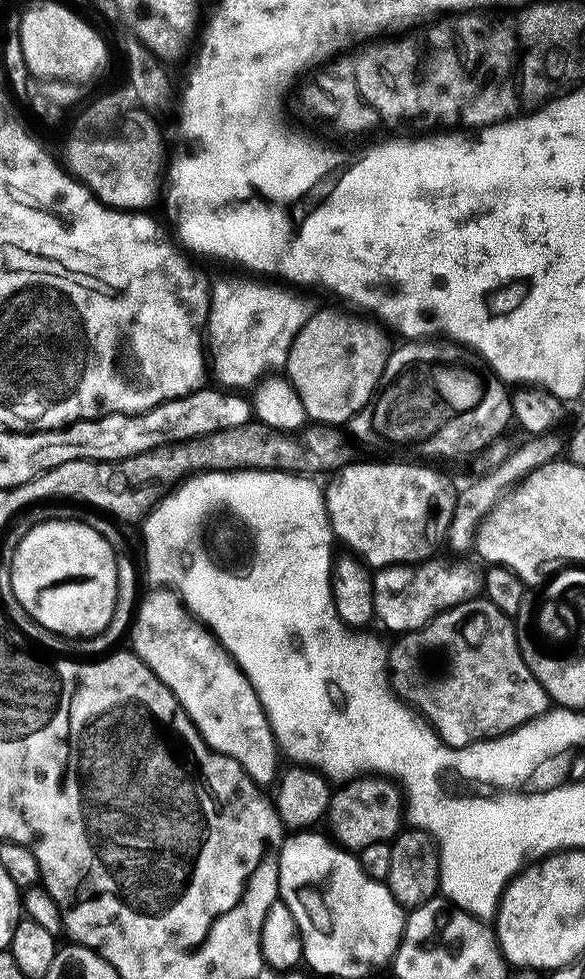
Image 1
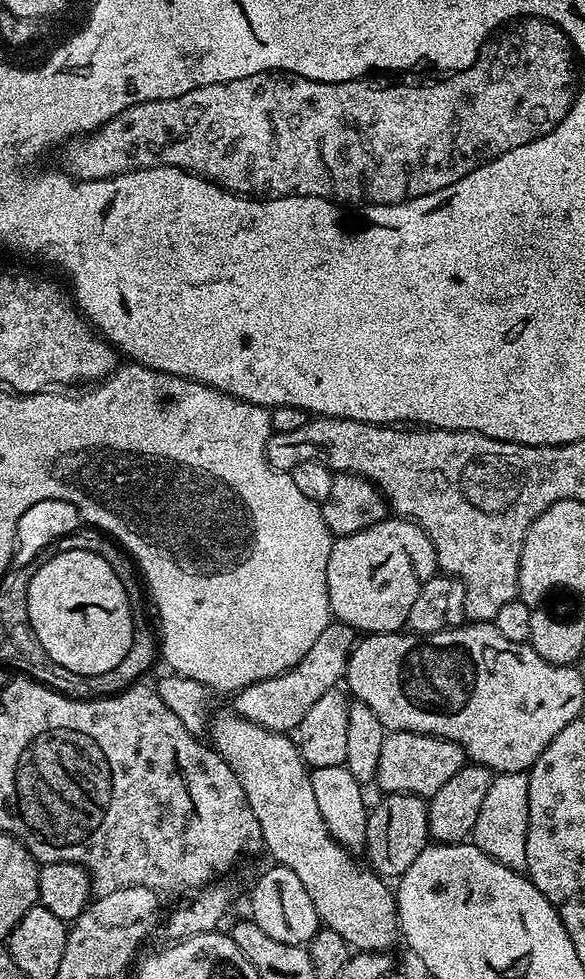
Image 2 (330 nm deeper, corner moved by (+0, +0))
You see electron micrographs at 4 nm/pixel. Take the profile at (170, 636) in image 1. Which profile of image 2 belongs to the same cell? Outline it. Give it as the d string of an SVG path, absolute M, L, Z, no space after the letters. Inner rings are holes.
M232 710L218 713L210 722L211 747L234 770L238 782L242 782L246 802L250 802L258 826L262 826L266 852L276 859L273 861L279 867L294 870L306 894L310 894L323 927L342 934L349 949L356 952L387 953L400 936L393 889L387 888L384 885L387 883L371 867L360 865L352 857L355 855L326 830L310 786L310 769L300 757L297 741L291 735L259 728Z

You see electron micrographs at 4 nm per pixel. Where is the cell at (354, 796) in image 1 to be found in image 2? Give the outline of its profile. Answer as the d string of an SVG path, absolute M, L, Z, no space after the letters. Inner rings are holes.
M388 732L382 742L382 755L378 757L378 770L376 771L375 787L381 788L384 794L414 794L431 798L438 794L438 790L445 785L458 770L462 770L466 763L464 751L454 742L437 736L427 736L417 732Z

